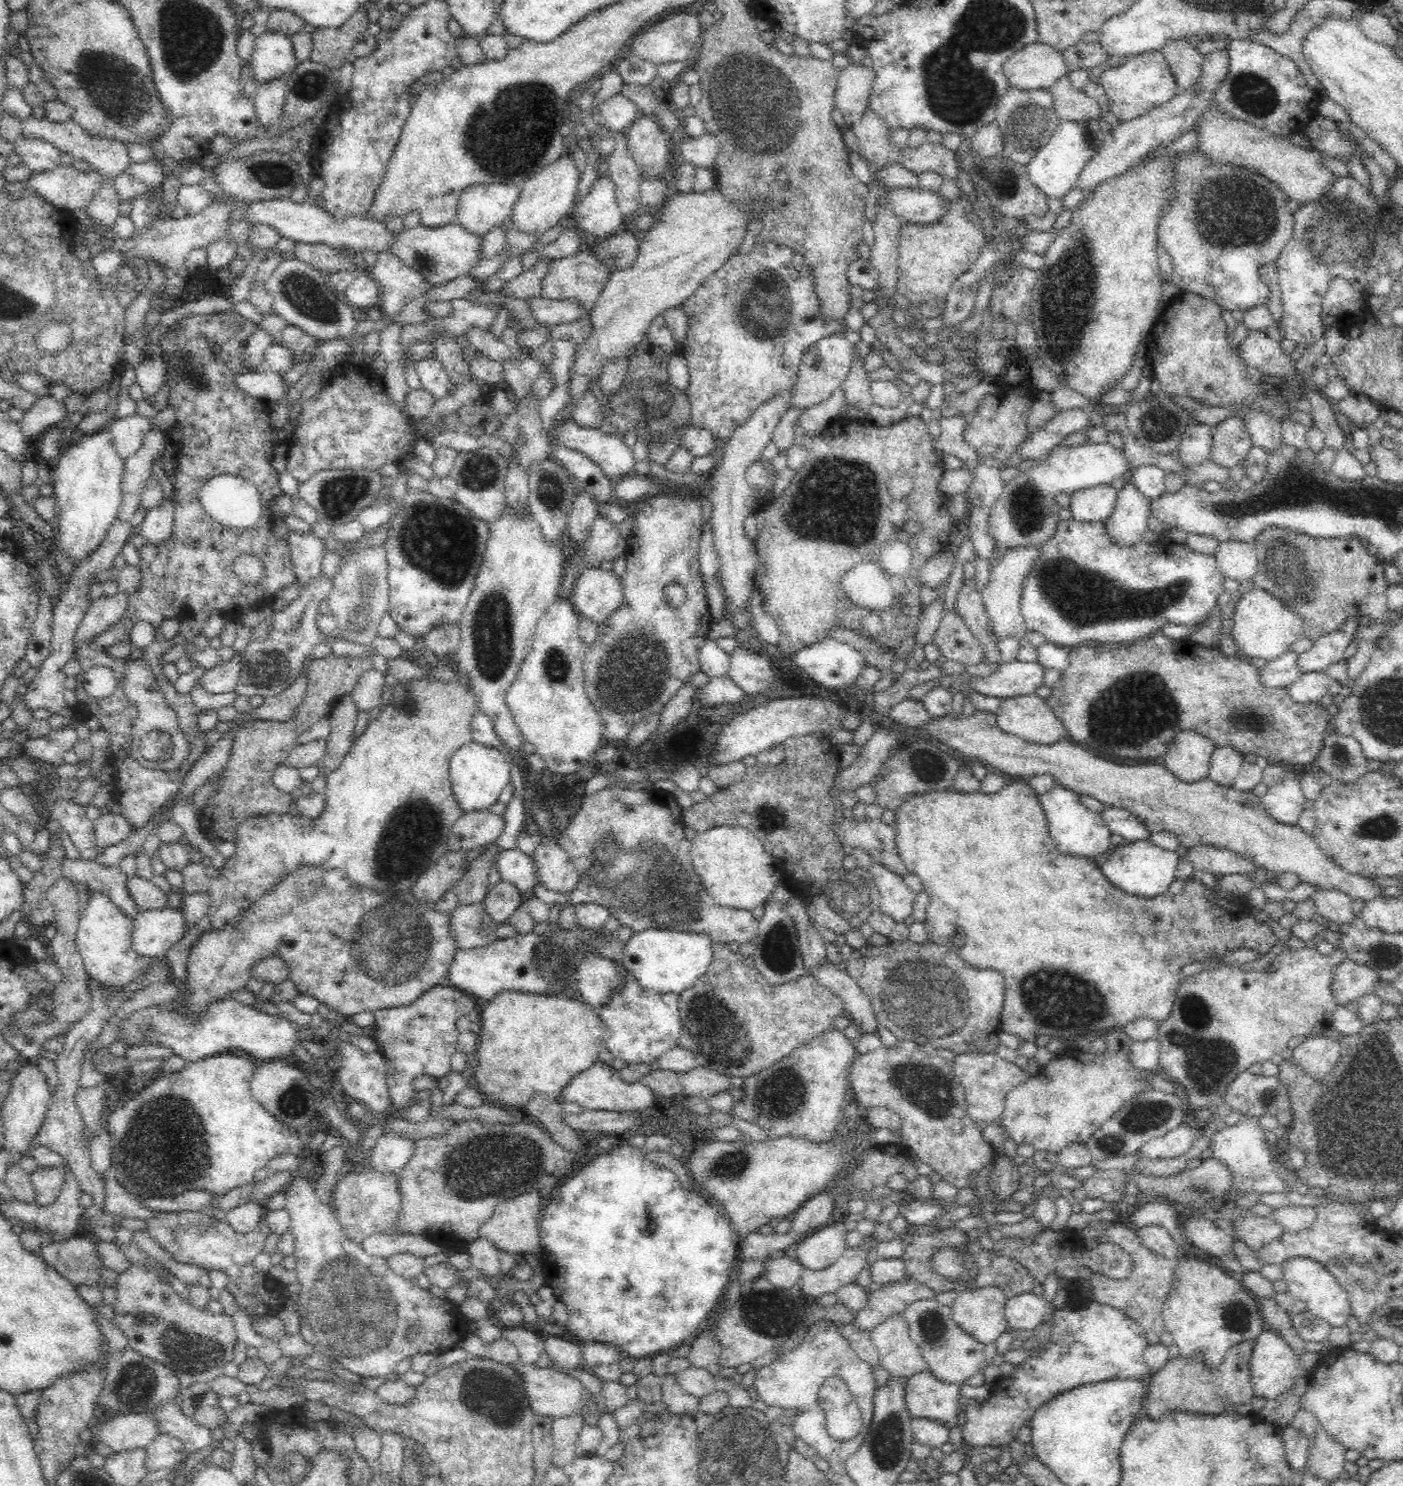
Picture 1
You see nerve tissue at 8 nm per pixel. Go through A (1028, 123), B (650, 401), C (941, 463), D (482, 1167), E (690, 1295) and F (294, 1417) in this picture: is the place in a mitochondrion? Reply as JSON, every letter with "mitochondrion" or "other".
{"A":"mitochondrion","B":"mitochondrion","C":"other","D":"mitochondrion","E":"other","F":"other"}

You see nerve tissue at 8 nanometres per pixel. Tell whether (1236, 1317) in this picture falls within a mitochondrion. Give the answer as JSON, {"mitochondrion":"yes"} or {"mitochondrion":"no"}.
{"mitochondrion":"yes"}

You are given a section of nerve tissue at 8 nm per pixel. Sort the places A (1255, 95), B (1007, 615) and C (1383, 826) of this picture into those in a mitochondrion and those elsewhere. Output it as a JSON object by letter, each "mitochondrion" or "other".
{"A":"mitochondrion","B":"other","C":"mitochondrion"}

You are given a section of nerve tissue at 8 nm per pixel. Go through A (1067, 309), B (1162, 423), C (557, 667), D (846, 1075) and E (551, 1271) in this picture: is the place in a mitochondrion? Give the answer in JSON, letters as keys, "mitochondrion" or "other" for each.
{"A":"mitochondrion","B":"mitochondrion","C":"mitochondrion","D":"other","E":"other"}

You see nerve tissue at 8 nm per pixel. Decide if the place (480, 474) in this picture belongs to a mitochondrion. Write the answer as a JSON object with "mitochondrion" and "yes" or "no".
{"mitochondrion":"yes"}

